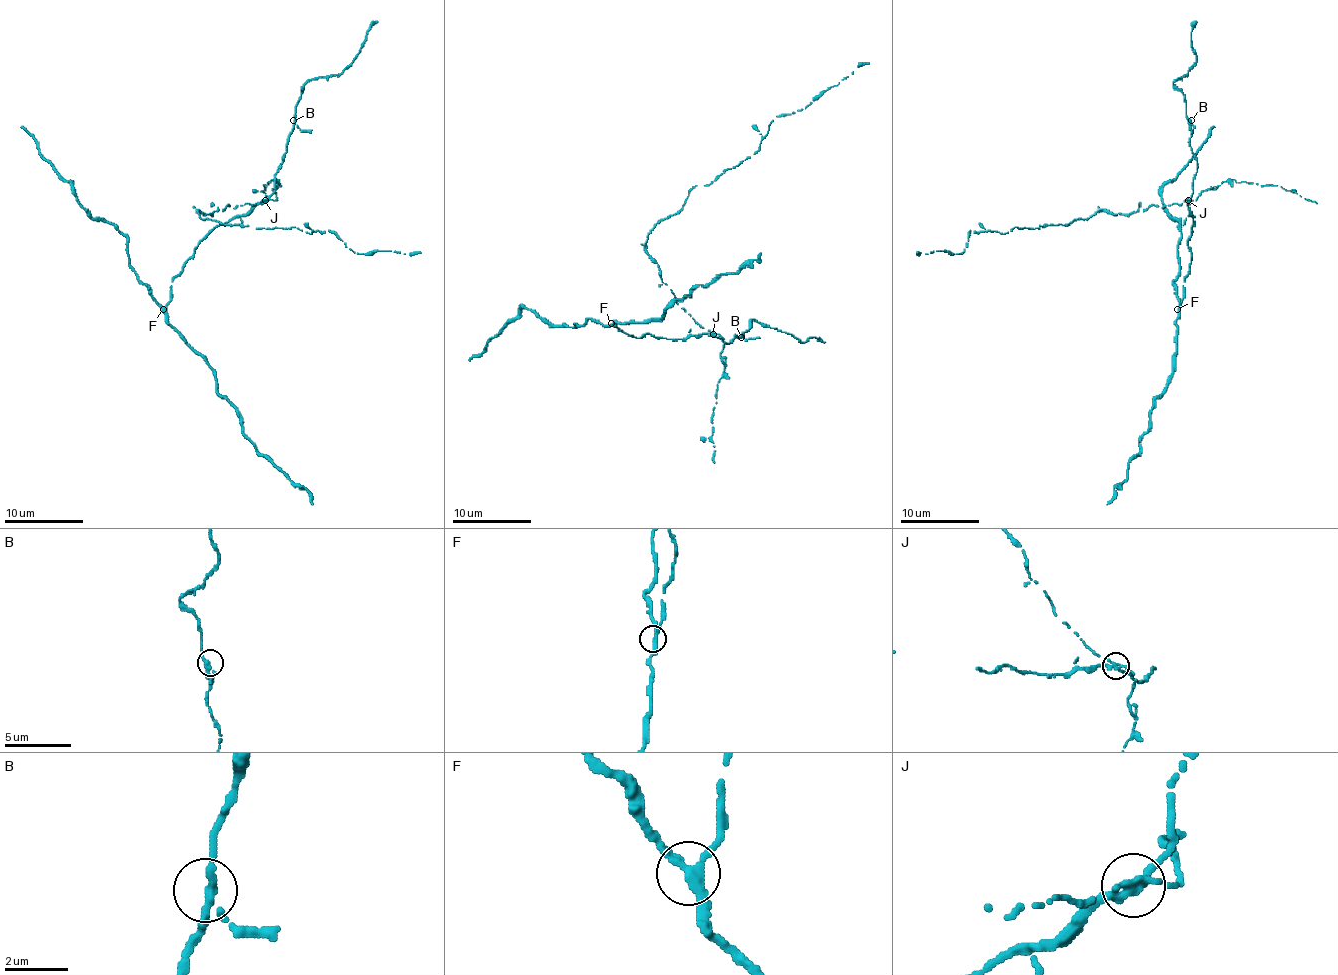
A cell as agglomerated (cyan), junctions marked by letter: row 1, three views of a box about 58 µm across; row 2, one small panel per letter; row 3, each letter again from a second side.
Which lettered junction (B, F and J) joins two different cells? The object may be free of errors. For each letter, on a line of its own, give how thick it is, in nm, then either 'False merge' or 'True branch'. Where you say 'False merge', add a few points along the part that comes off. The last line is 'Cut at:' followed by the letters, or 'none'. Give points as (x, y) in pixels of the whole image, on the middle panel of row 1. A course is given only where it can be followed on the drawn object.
B: Thickness 240 nm. True branch
F: Thickness 320 nm. True branch
J: Thickness 260 nm. False merge. Course of the part to remove: (714, 333), (662, 282), (644, 248), (648, 232), (696, 185), (757, 151), (777, 115), (805, 108), (868, 62)
Cut at: J

